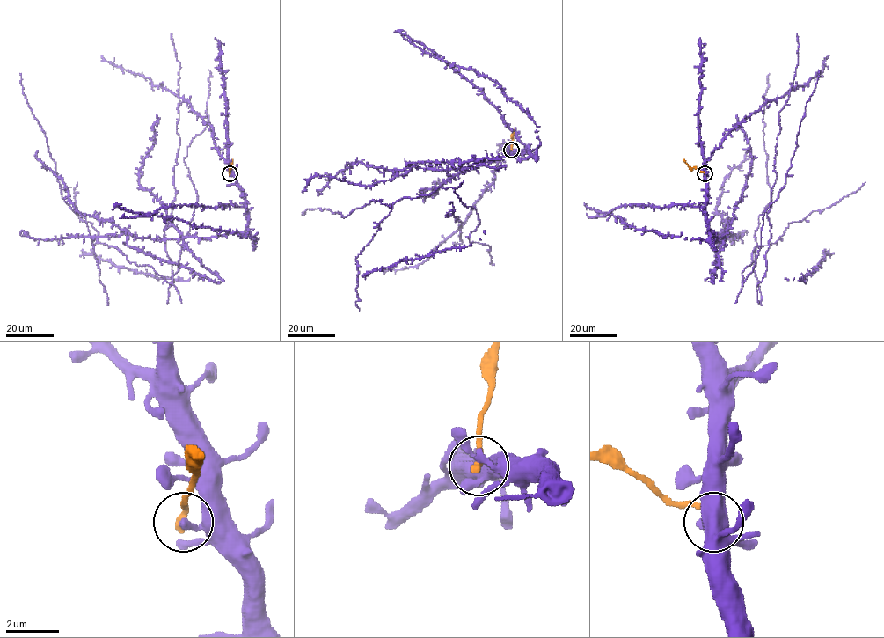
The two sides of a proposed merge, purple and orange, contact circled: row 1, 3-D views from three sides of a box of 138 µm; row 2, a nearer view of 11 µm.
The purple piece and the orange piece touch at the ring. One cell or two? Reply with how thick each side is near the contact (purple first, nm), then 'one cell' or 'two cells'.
calibres 280 and 280 nm; two cells

